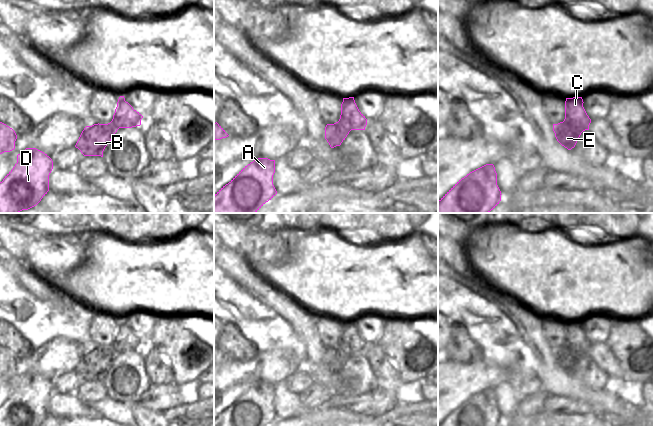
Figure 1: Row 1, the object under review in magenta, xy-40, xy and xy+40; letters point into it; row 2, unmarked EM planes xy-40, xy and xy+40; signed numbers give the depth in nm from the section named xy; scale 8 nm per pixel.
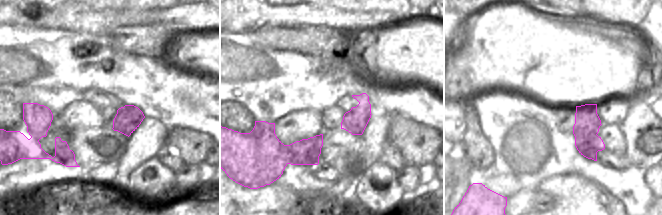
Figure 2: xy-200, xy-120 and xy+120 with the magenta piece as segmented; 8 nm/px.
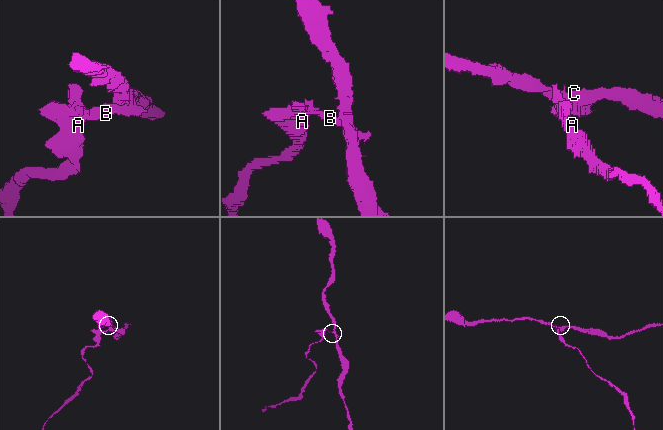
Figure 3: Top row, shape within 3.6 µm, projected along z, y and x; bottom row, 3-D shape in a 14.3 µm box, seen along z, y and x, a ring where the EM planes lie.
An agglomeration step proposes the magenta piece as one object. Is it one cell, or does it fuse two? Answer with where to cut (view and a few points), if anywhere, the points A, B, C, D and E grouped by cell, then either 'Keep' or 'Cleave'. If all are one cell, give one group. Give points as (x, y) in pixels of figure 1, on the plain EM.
Split along xy+40 (563, 345), (584, 354). Groups: A B D E / C. Cleave.

